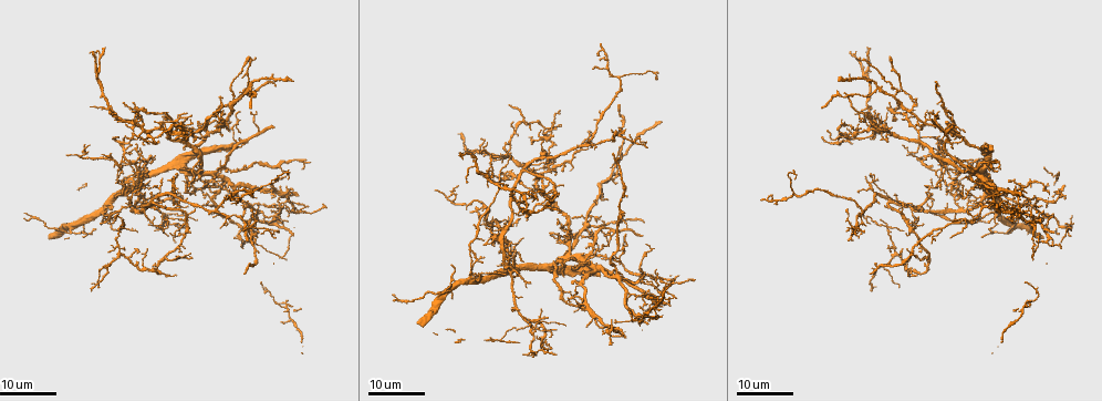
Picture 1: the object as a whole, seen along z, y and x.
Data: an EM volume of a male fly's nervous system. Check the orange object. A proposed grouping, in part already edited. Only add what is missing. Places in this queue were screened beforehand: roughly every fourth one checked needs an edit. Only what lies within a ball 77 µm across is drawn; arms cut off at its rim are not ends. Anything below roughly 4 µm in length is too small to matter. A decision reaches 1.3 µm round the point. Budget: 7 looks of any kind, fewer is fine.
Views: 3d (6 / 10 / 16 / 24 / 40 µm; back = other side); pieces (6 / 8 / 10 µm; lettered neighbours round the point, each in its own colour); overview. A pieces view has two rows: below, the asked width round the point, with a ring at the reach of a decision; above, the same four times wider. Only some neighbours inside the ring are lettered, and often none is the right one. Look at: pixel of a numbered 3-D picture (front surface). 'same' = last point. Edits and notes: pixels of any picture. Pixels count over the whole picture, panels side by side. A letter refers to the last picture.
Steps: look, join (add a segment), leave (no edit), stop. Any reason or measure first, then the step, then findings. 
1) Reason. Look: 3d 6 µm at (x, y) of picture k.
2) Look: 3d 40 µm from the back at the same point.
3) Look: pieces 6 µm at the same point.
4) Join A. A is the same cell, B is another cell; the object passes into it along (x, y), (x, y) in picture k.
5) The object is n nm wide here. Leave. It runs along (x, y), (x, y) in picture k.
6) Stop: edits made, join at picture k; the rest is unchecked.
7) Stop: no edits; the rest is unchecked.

Branch stops here. Look: 3d 16 µm at (116, 197) of picture 1.

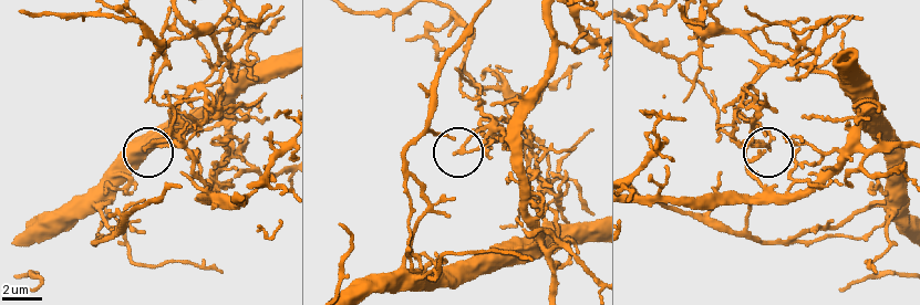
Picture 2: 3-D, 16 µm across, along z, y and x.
See the neighbours. Look: pieces 6 µm at (146, 149) of picture 2.

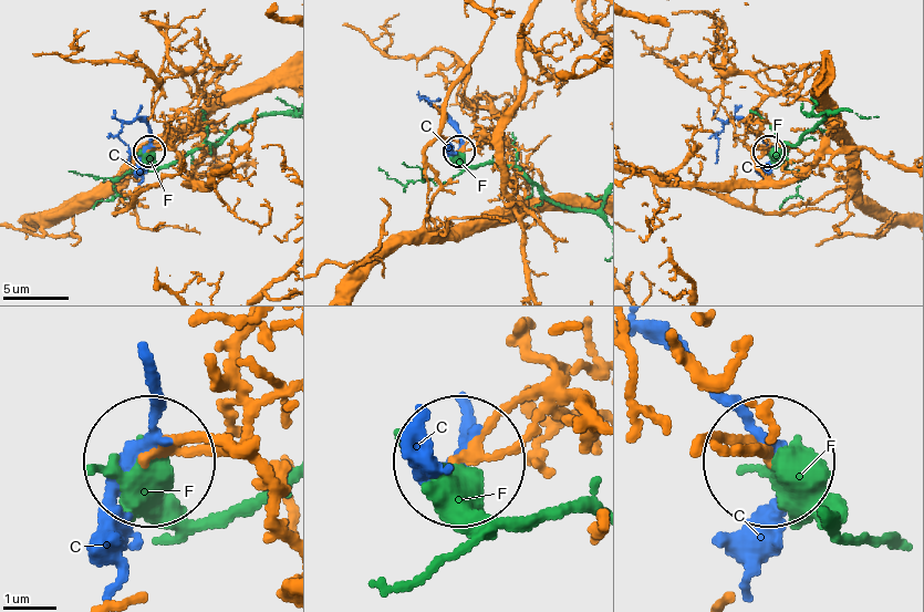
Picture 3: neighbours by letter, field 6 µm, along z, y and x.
Leave. C and F are other cells; it runs along (544, 442), (540, 455), (456, 455) in picture 3; none of them fits.

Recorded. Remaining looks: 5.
Branch stops here. Look: 3d 16 µm at (987, 146) of picture 1.

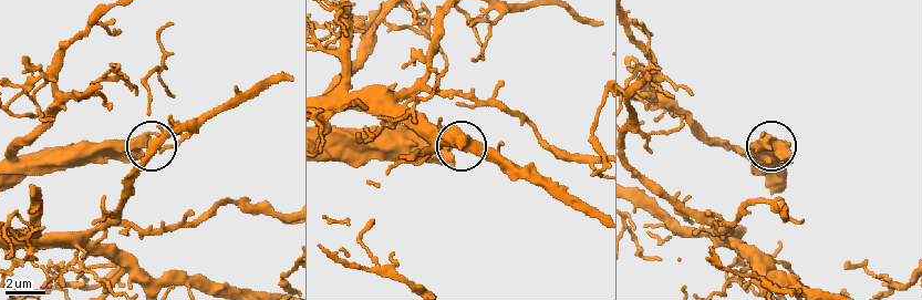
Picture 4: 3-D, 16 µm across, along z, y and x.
Look: pieces 10 µm at (767, 147) of picture 4.

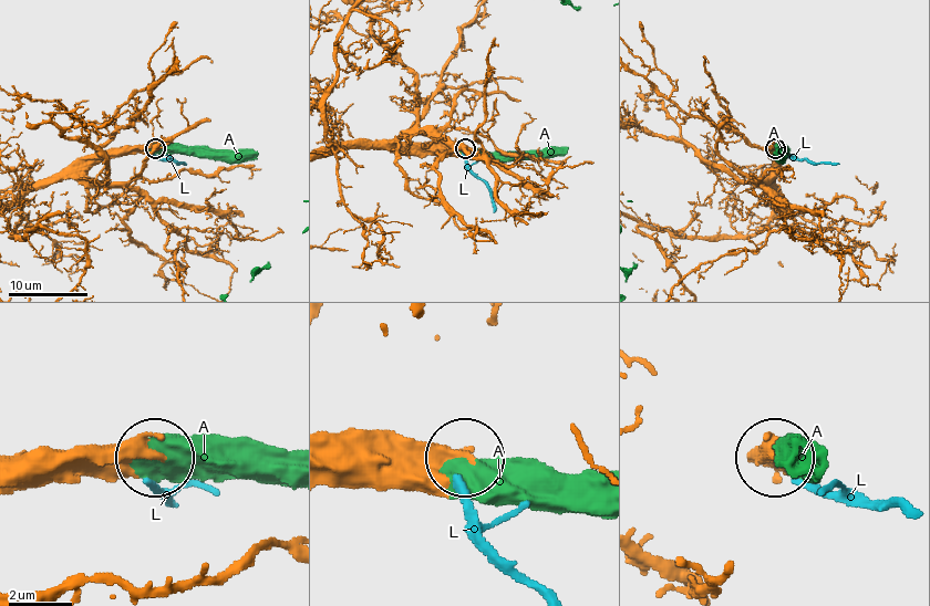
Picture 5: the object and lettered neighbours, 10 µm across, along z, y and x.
Join A. A is the same cell, L is another cell; the object passes into it along (44, 483), (128, 460), (256, 460), (288, 468) in picture 5; it goes on there.

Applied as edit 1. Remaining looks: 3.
Branch stops here. Look: 3d 16 µm at (198, 121) of picture 1.

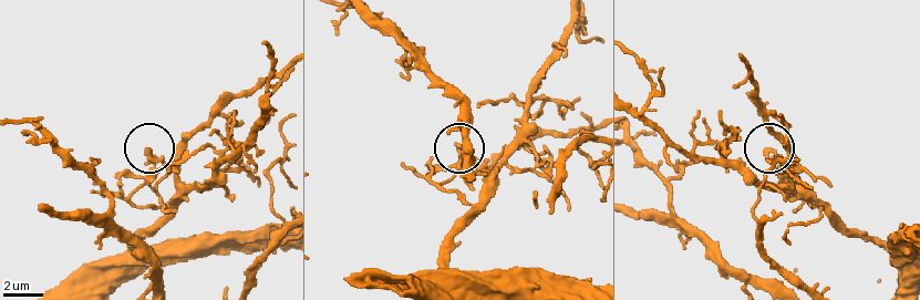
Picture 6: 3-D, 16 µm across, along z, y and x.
What lies round it. Look: pieces 8 µm at (459, 144) of picture 6.

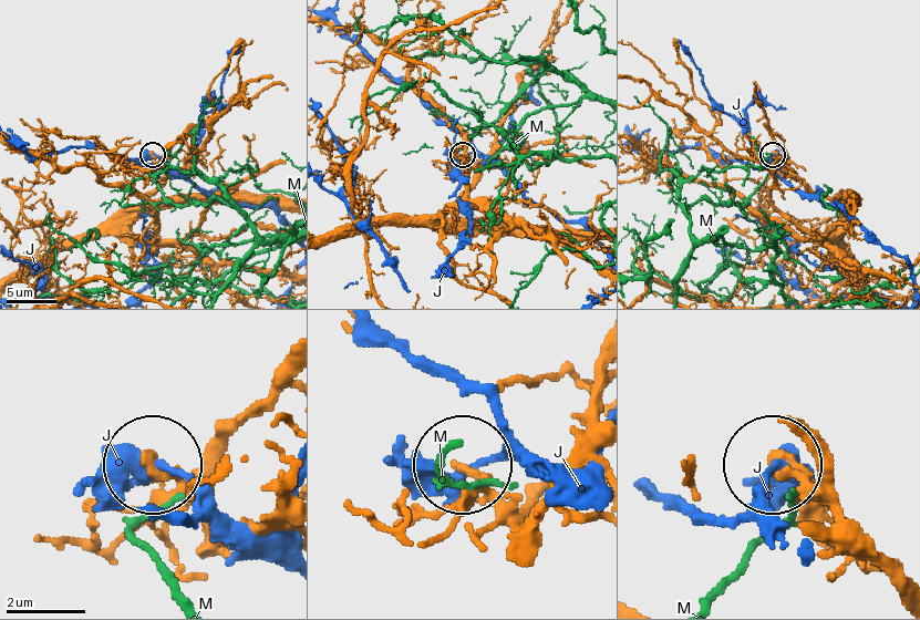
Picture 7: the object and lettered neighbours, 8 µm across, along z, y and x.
Leave. J and M are other cells; it runs along (475, 537), (465, 471) in picture 7; none of them fits.

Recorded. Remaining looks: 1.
Stop: edits made, join at picture 5; the rest is unchecked.

